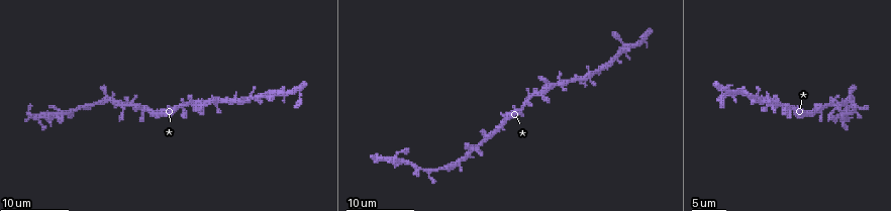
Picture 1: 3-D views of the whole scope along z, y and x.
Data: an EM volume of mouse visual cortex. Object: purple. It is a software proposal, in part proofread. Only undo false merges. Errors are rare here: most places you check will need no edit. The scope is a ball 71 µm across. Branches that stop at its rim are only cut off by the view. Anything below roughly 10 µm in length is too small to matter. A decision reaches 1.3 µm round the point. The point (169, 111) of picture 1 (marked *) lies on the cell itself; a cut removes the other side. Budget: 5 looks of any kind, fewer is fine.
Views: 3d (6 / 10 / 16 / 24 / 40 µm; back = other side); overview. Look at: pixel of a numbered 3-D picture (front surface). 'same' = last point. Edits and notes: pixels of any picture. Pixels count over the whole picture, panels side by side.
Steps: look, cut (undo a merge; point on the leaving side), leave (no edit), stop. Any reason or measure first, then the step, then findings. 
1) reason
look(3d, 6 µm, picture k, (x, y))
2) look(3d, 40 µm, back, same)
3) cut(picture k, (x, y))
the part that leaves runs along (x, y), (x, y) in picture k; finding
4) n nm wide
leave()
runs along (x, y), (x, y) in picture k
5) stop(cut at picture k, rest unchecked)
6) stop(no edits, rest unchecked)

sudden change in width
look(3d, 16 µm, picture 1, (475, 147))

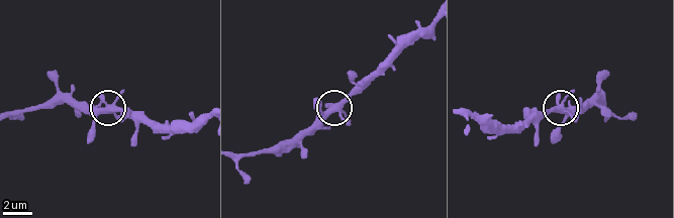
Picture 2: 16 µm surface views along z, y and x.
look(3d, 10 µm, picture 2, (560, 110))

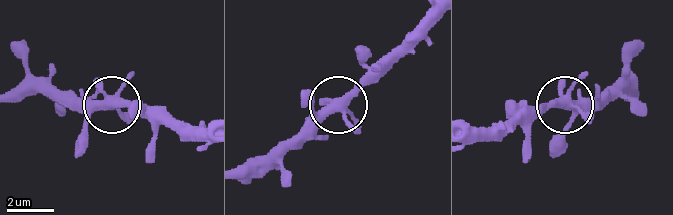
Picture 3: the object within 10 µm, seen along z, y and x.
other side
look(3d, 10 µm, back, picture 3, (332, 105))

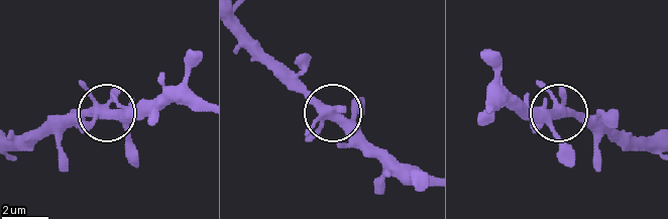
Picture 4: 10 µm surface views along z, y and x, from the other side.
leave()
continuous, no second cell

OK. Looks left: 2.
look(3d, 16 µm, picture 1, (101, 103))

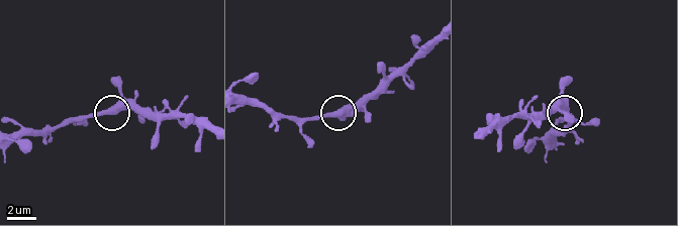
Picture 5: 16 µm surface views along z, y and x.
look(3d, 6 µm, picture 5, (109, 110))

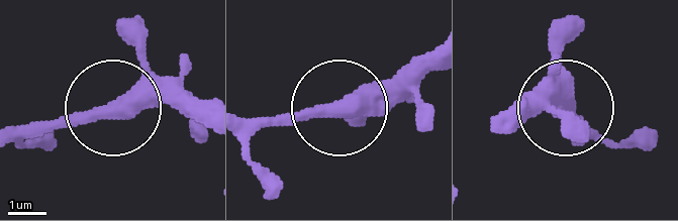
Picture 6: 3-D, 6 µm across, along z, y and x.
leave()
runs along (203, 116), (135, 100), (19, 128) in picture 6; all the same cell

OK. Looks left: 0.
stop(no edits, rest unchecked)

